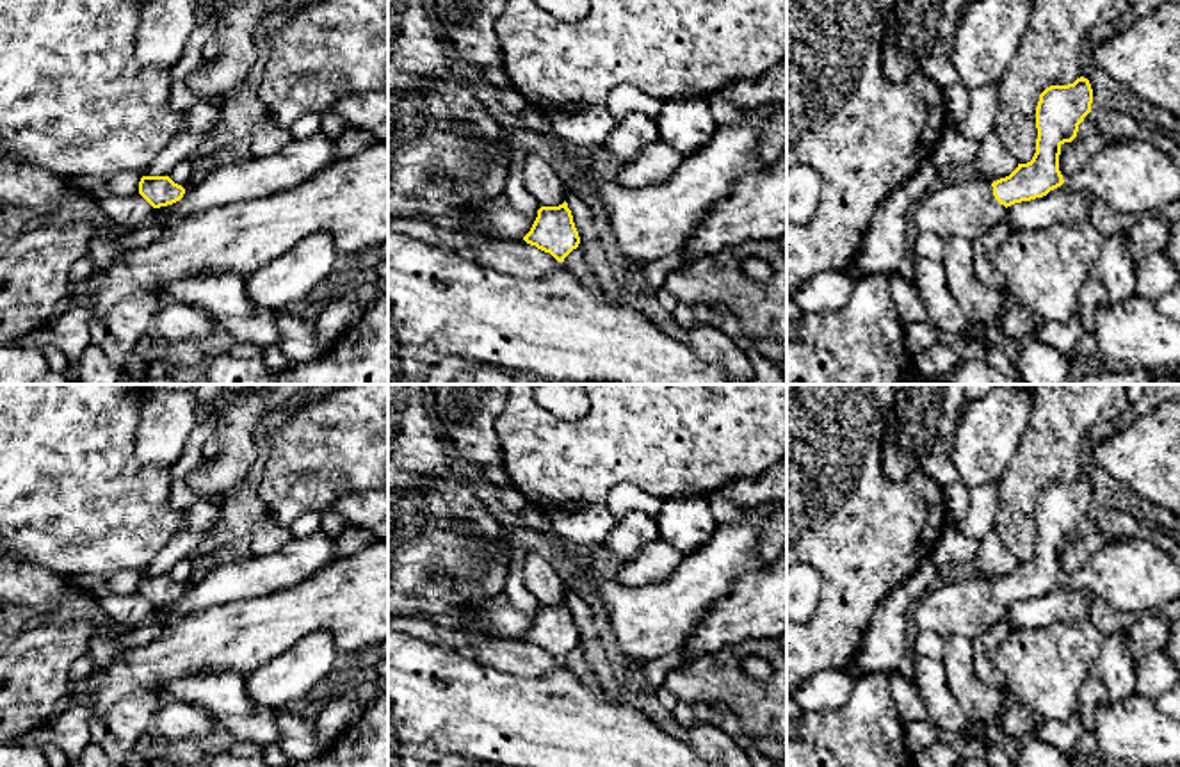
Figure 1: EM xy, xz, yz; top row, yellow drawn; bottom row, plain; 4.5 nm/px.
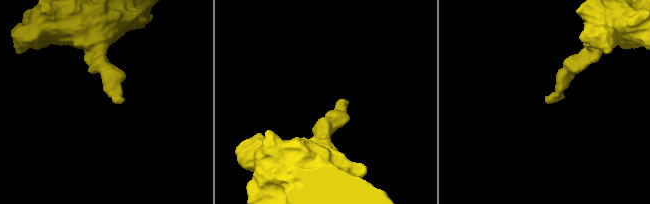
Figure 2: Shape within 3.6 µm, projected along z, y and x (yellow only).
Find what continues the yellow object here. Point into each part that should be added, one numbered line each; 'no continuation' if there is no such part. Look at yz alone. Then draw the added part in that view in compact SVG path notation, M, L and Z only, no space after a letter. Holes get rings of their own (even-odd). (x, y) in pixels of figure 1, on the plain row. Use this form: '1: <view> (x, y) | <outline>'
1: yz (969, 607) | M975 577L961 582L940 580L911 612L918 630L929 630L943 639L975 639L1006 619L1007 607L995 598L991 582Z

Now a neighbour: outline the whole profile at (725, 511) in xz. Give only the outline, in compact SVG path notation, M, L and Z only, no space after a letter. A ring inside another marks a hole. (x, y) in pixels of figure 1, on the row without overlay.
M712 495L708 498L708 505L712 509L712 516L715 525L726 525L739 520L740 507L733 504L728 497Z

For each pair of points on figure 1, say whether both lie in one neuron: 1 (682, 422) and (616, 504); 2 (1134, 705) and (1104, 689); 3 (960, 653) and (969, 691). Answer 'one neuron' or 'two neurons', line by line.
1: two neurons
2: two neurons
3: one neuron

